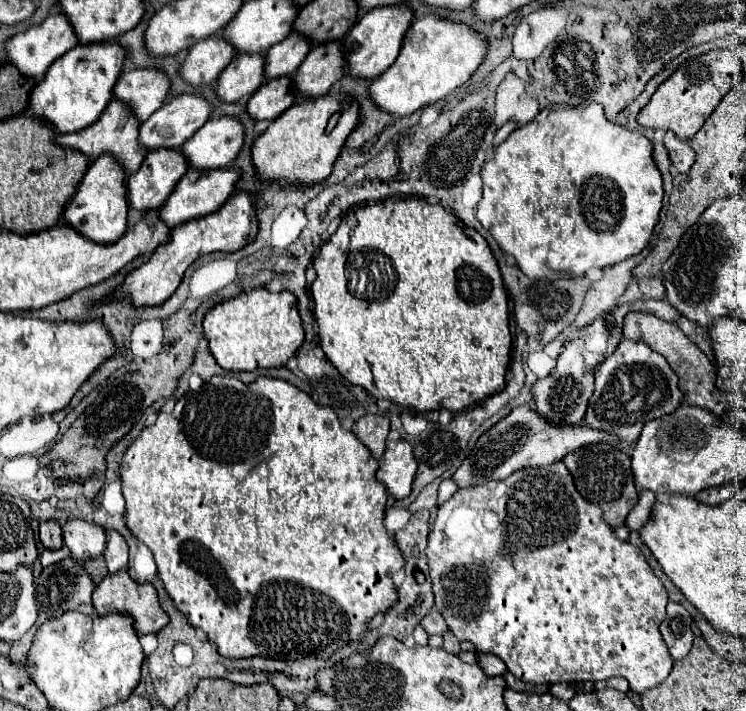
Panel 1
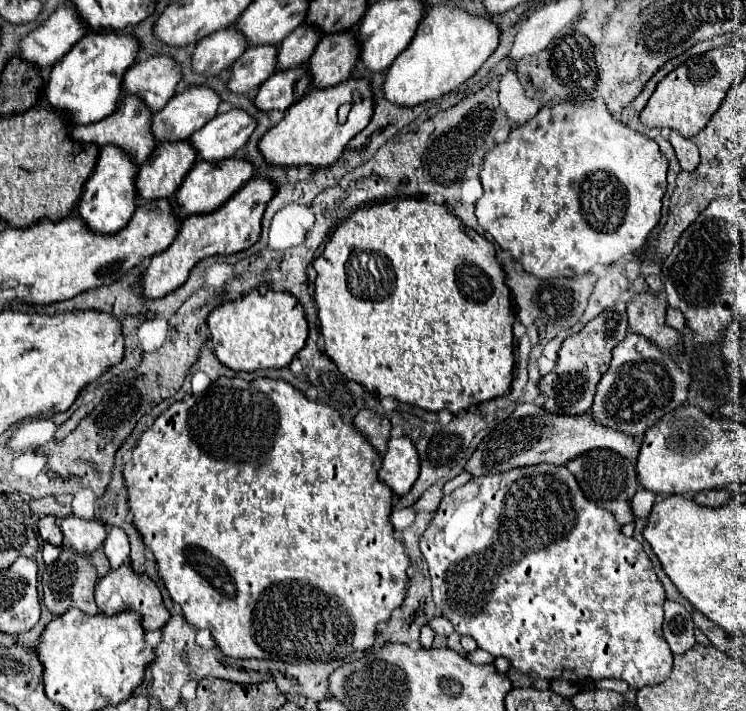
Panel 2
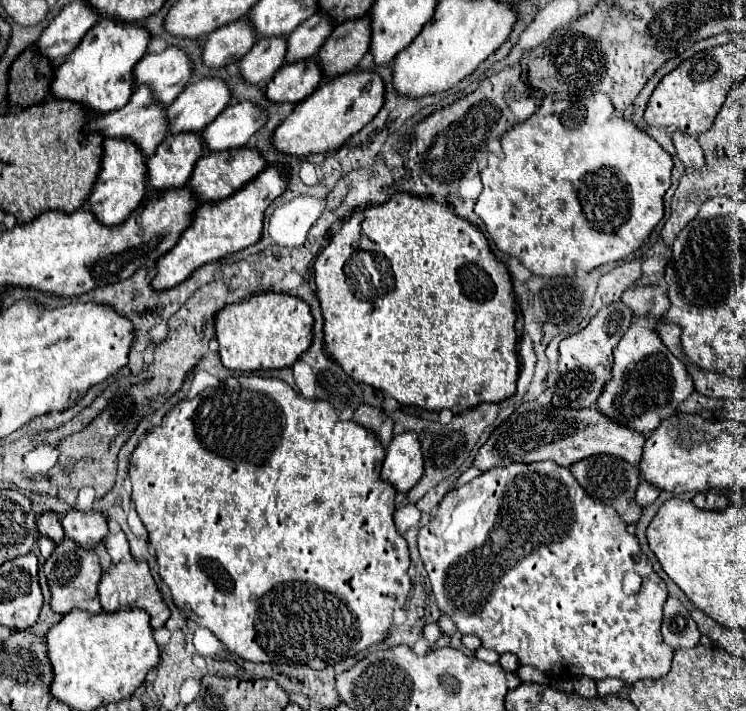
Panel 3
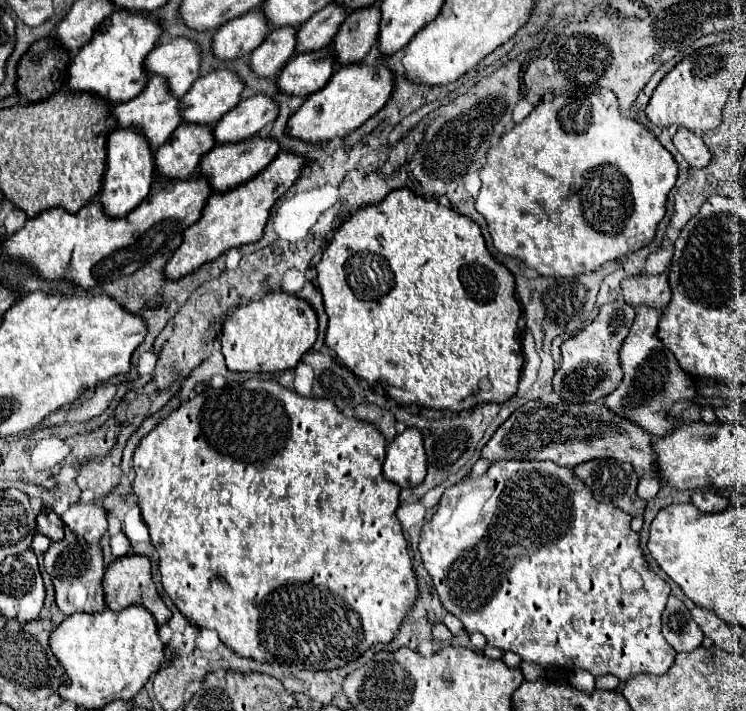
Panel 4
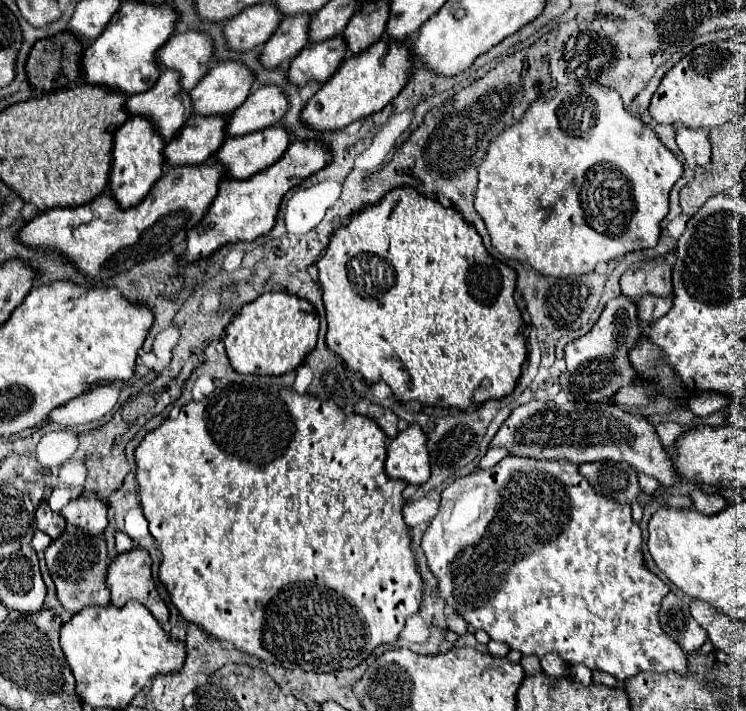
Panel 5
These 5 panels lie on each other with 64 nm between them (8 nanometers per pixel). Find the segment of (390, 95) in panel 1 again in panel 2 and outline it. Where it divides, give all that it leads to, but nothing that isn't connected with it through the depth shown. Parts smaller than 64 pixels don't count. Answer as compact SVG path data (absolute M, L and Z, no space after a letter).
M434 6L420 20L408 48L386 70L382 84L384 98L400 108L414 108L428 100L438 100L478 72L498 46L498 36L500 30L486 18L470 16L452 6Z

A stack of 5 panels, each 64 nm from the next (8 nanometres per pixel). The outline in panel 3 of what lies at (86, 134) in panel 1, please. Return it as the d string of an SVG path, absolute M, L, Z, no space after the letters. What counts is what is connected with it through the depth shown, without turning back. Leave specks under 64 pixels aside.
M136 88L128 100L128 104L120 110L114 110L112 114L106 114L104 118L92 118L86 126L86 132L100 132L104 138L120 138L120 140L132 140L144 156L152 156L156 146L164 138L164 106L156 106L152 102L152 94L148 90Z

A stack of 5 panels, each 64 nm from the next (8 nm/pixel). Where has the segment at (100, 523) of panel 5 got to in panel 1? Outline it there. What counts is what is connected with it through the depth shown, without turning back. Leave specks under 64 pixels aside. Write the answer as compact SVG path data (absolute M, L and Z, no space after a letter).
M68 520L64 526L64 544L70 548L72 558L80 564L100 558L106 546L104 528L86 520Z

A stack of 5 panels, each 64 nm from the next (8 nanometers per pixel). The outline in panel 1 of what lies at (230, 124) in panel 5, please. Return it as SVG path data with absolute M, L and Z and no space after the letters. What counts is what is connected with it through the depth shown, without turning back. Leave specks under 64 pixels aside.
M210 118L180 152L194 170L216 170L234 162L244 140L244 128L236 118Z

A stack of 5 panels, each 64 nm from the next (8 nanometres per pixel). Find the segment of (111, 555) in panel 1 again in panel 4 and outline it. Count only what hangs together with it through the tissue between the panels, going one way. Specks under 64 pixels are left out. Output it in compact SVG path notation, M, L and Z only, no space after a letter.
M118 532L116 536L112 536L112 538L110 538L110 548L112 548L112 554L114 554L114 558L116 558L116 560L132 552L130 542L128 542L128 538L126 538L126 534L124 534L124 532Z

